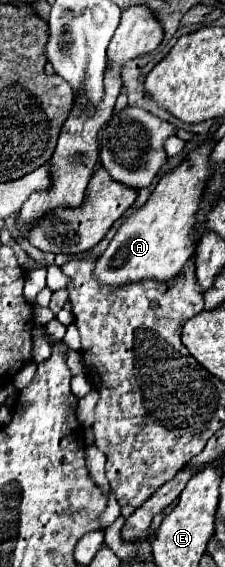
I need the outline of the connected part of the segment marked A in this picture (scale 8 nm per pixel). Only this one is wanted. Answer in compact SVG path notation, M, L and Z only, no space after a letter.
M209 143L191 151L177 169L157 183L147 203L123 221L105 253L95 263L93 277L101 285L119 287L121 283L137 283L141 279L165 283L179 273L195 249L191 227L195 225L195 213L199 207L197 199L201 199L209 173L209 153Z

